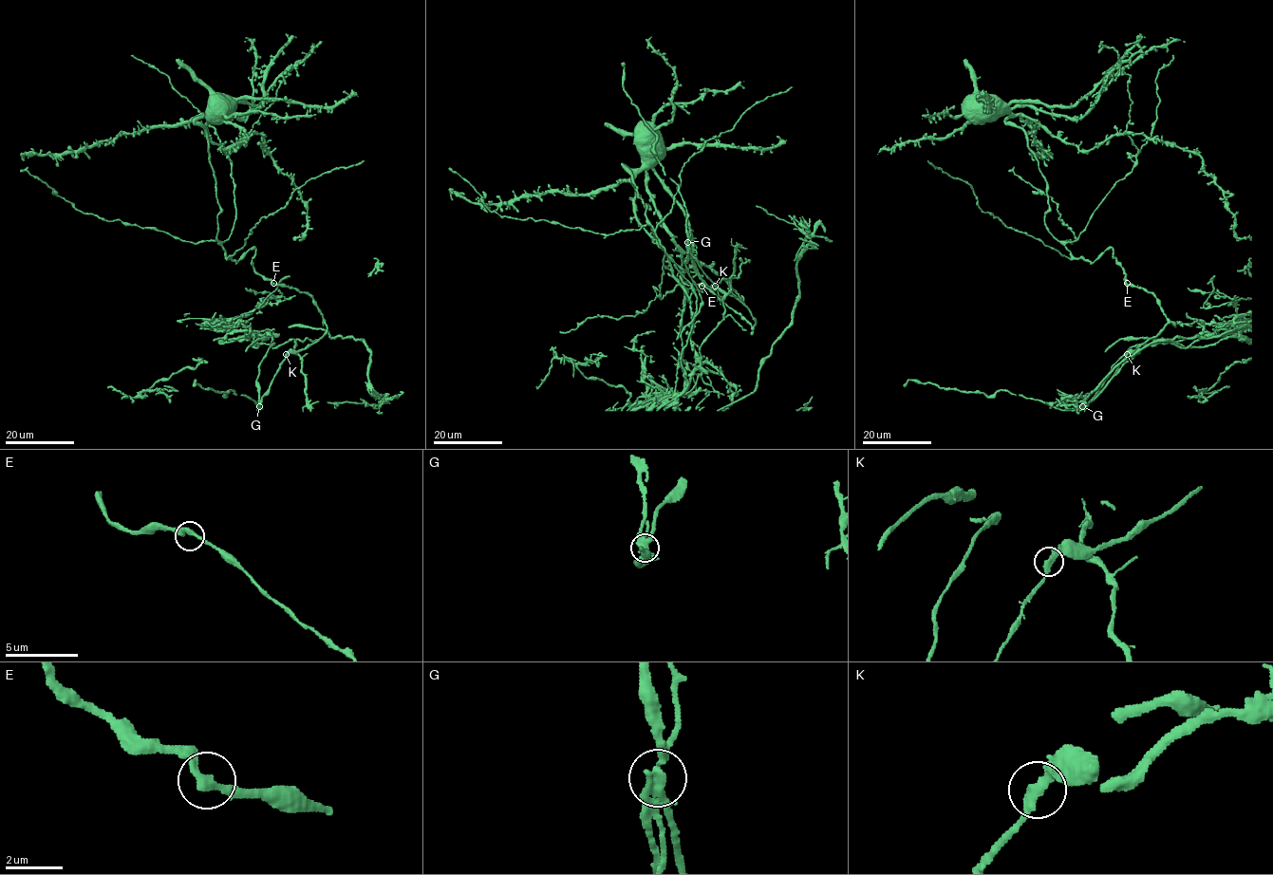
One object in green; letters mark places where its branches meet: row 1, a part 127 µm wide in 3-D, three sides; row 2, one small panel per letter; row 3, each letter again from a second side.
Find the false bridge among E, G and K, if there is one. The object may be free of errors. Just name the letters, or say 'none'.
G

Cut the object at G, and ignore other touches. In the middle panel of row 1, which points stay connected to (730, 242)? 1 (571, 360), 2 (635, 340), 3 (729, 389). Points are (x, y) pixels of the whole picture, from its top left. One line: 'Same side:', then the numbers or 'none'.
Same side: 1, 2

